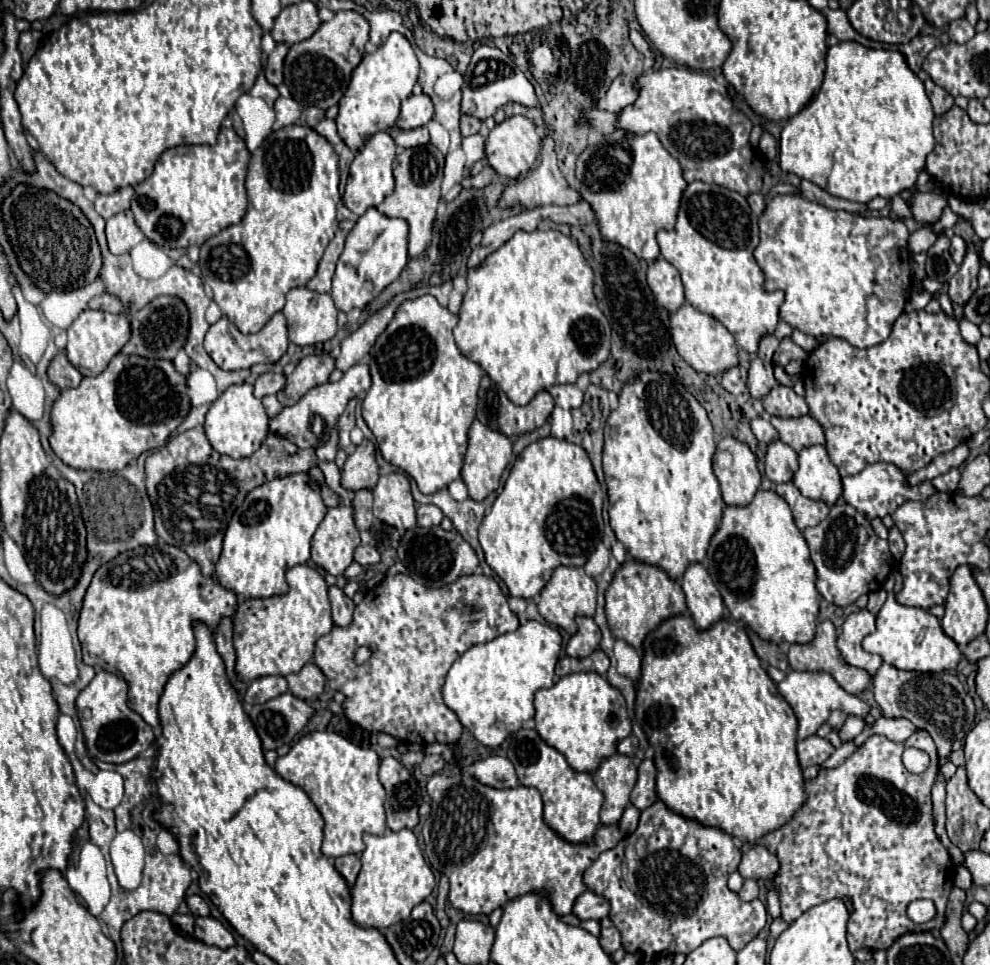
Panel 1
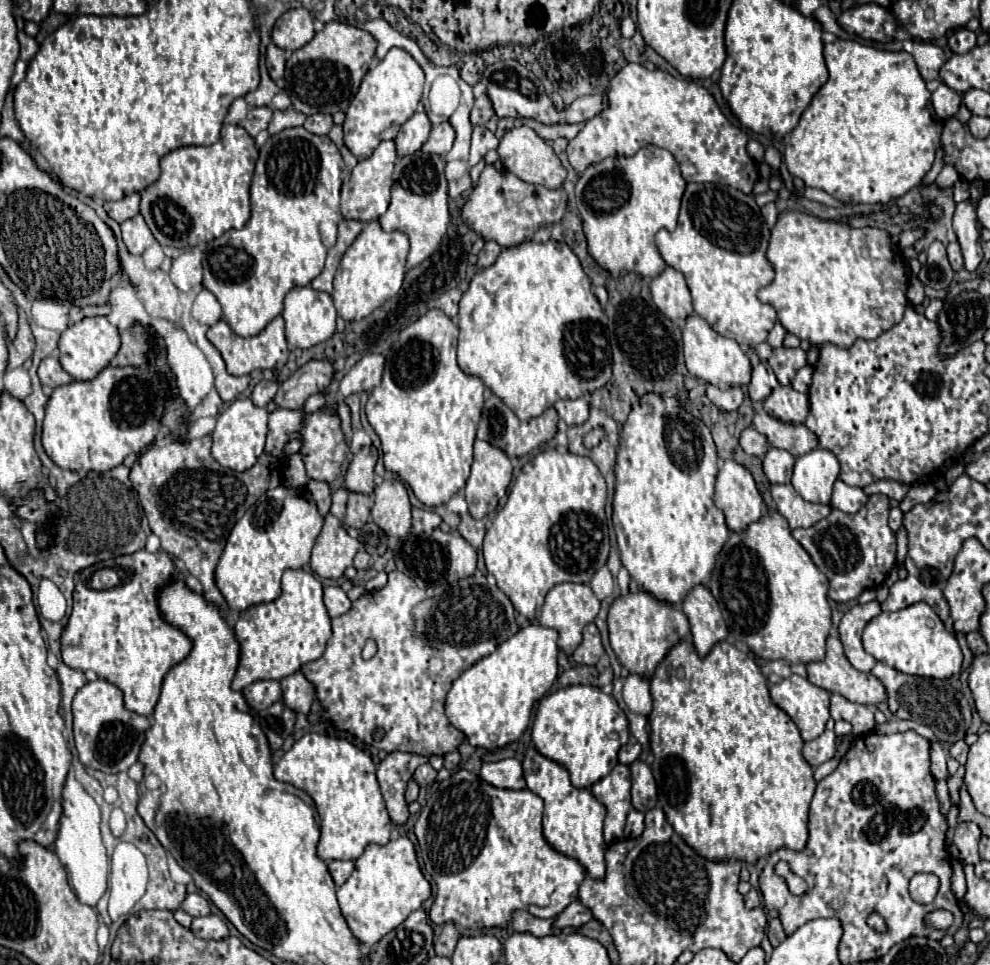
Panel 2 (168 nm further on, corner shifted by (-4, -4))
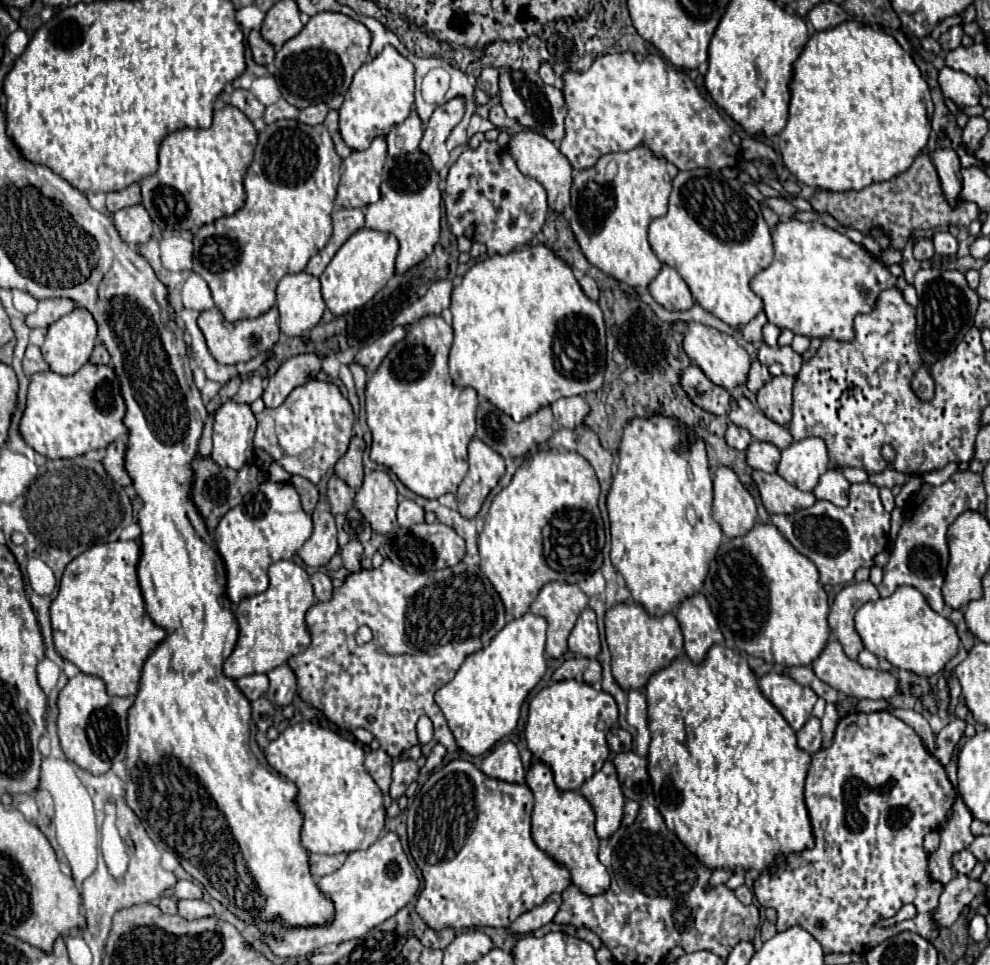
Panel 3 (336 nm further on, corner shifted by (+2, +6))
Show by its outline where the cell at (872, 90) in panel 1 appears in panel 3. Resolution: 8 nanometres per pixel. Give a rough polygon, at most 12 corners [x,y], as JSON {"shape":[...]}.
{"shape":[[843,22],[793,68],[783,164],[829,192],[905,172],[929,86]]}

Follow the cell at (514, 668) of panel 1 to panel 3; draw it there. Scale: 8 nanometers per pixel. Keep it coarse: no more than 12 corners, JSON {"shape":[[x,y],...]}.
{"shape":[[511,620],[437,690],[457,744],[511,734],[545,676],[547,622]]}

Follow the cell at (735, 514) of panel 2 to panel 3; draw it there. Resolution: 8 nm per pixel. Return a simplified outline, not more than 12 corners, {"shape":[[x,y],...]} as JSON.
{"shape":[[729,466],[713,478],[713,518],[727,538],[757,522],[753,496]]}

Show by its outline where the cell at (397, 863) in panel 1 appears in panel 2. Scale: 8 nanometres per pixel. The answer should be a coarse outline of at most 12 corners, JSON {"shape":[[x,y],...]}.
{"shape":[[407,836],[371,844],[337,888],[361,946],[431,896]]}

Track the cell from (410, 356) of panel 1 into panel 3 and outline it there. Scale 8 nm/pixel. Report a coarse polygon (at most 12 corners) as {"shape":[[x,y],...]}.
{"shape":[[407,328],[365,388],[371,460],[411,492],[457,492],[477,392],[453,328]]}

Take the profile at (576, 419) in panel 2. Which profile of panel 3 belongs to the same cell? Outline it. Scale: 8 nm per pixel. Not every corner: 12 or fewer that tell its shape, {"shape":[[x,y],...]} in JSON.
{"shape":[[583,396],[551,404],[559,426],[575,428],[587,416]]}

